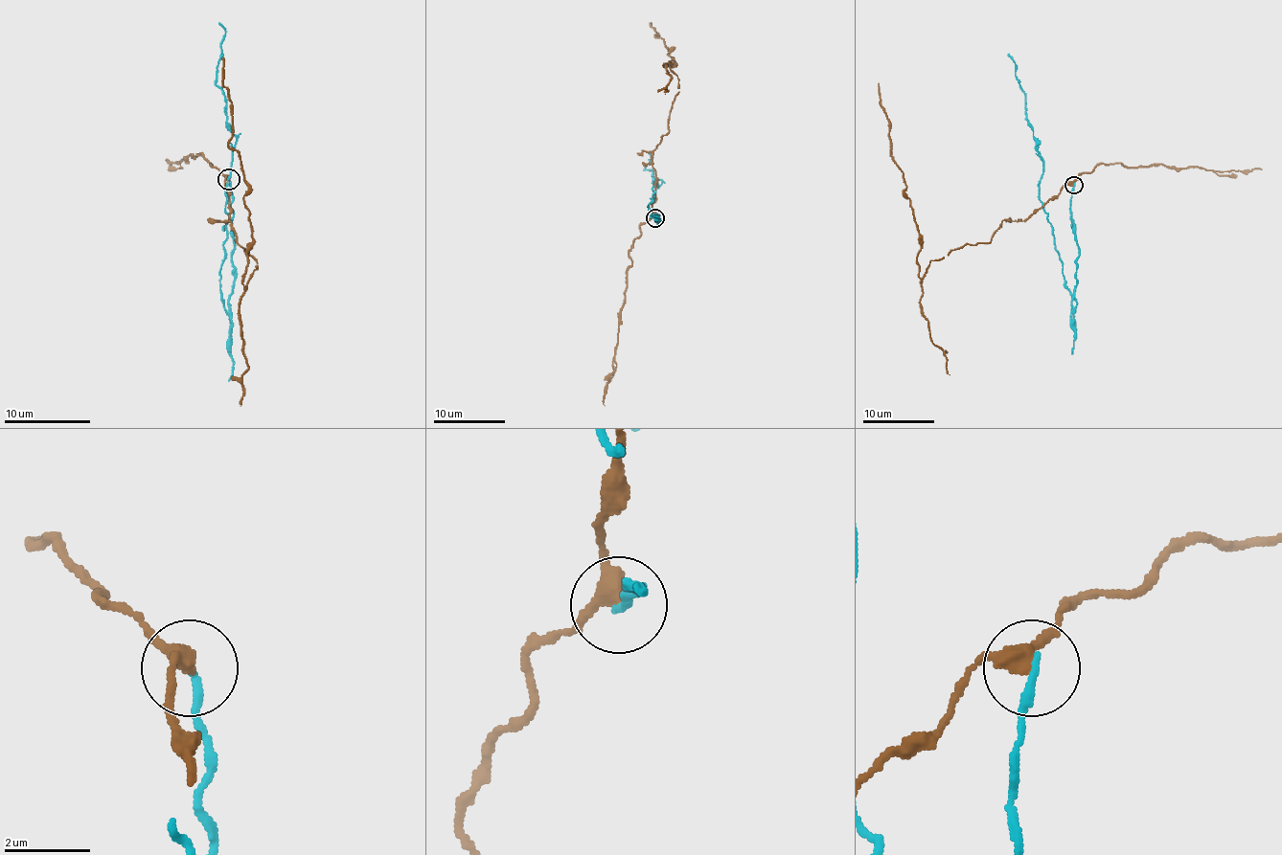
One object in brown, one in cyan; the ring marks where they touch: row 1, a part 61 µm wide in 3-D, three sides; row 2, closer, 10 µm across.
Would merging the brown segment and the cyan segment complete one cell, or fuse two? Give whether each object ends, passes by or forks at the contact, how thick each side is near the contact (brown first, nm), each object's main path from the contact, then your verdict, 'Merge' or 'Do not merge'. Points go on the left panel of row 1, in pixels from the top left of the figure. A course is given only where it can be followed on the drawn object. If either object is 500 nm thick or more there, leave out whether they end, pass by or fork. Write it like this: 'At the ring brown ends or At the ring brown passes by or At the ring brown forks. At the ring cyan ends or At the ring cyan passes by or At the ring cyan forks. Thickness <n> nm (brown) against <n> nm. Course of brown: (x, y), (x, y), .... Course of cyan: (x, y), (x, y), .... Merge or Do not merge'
At the ring brown passes by. At the ring cyan ends. Thickness 340 nm (brown) against 200 nm. Course of brown: (229, 179), (225, 221), (257, 262), (246, 290), (253, 228), (241, 162), (229, 146), (225, 58). Course of cyan: (229, 179), (233, 292), (225, 307), (225, 195), (236, 140), (225, 93), (217, 84), (225, 31), (218, 22). Do not merge

